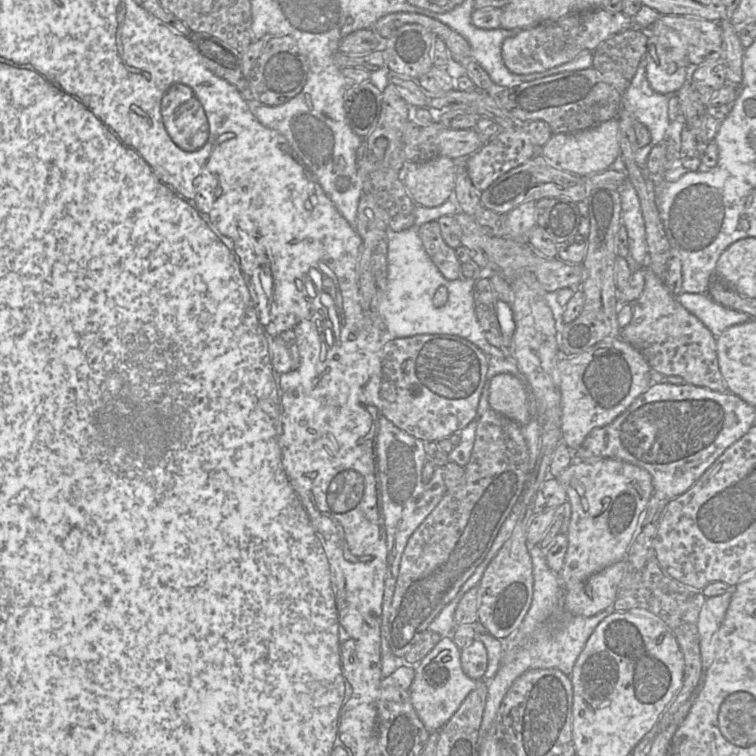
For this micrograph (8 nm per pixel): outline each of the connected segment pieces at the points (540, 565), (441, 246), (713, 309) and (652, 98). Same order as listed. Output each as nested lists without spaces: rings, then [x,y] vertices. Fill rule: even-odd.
[[[539,546],[529,547],[533,566],[533,596],[530,609],[518,630],[504,643],[504,652],[499,668],[487,684],[487,699],[480,727],[480,739],[495,734],[496,715],[500,704],[512,683],[523,673],[533,669],[556,668],[570,676],[574,664],[584,649],[595,628],[606,617],[614,613],[613,608],[595,616],[572,615],[564,608],[563,586],[557,573],[547,565],[545,551]]]
[[[431,221],[421,225],[419,236],[427,254],[443,276],[448,280],[461,278],[461,262],[455,249],[444,241],[438,222]]]
[[[682,292],[677,298],[682,306],[698,318],[715,337],[733,325],[754,319],[746,313],[716,303],[707,293]]]
[[[645,57],[639,62],[630,86],[623,93],[621,109],[628,110],[650,131],[650,142],[635,153],[637,165],[644,165],[651,150],[663,142],[668,134],[671,121],[668,117],[670,96],[655,92],[646,77],[647,62]]]

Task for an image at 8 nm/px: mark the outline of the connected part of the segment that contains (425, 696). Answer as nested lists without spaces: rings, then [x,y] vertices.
[[[451,636],[443,637],[439,643],[414,668],[414,679],[410,686],[410,700],[417,715],[430,732],[440,729],[459,709],[466,696],[481,685],[483,680],[469,678],[462,670],[461,650]]]

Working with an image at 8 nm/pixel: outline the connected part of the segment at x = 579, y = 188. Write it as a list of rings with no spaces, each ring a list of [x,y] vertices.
[[[542,155],[534,156],[524,164],[508,171],[481,193],[482,206],[498,214],[507,214],[525,201],[539,201],[543,198],[566,197],[573,202],[587,198],[587,184],[584,177],[564,171],[551,164]]]

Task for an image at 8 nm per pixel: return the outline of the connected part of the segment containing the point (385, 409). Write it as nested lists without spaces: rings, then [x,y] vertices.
[[[422,334],[413,337],[386,339],[381,352],[382,381],[380,387],[381,414],[397,428],[425,443],[436,443],[452,434],[459,434],[476,416],[477,408],[486,382],[489,357],[470,341],[454,335]]]

